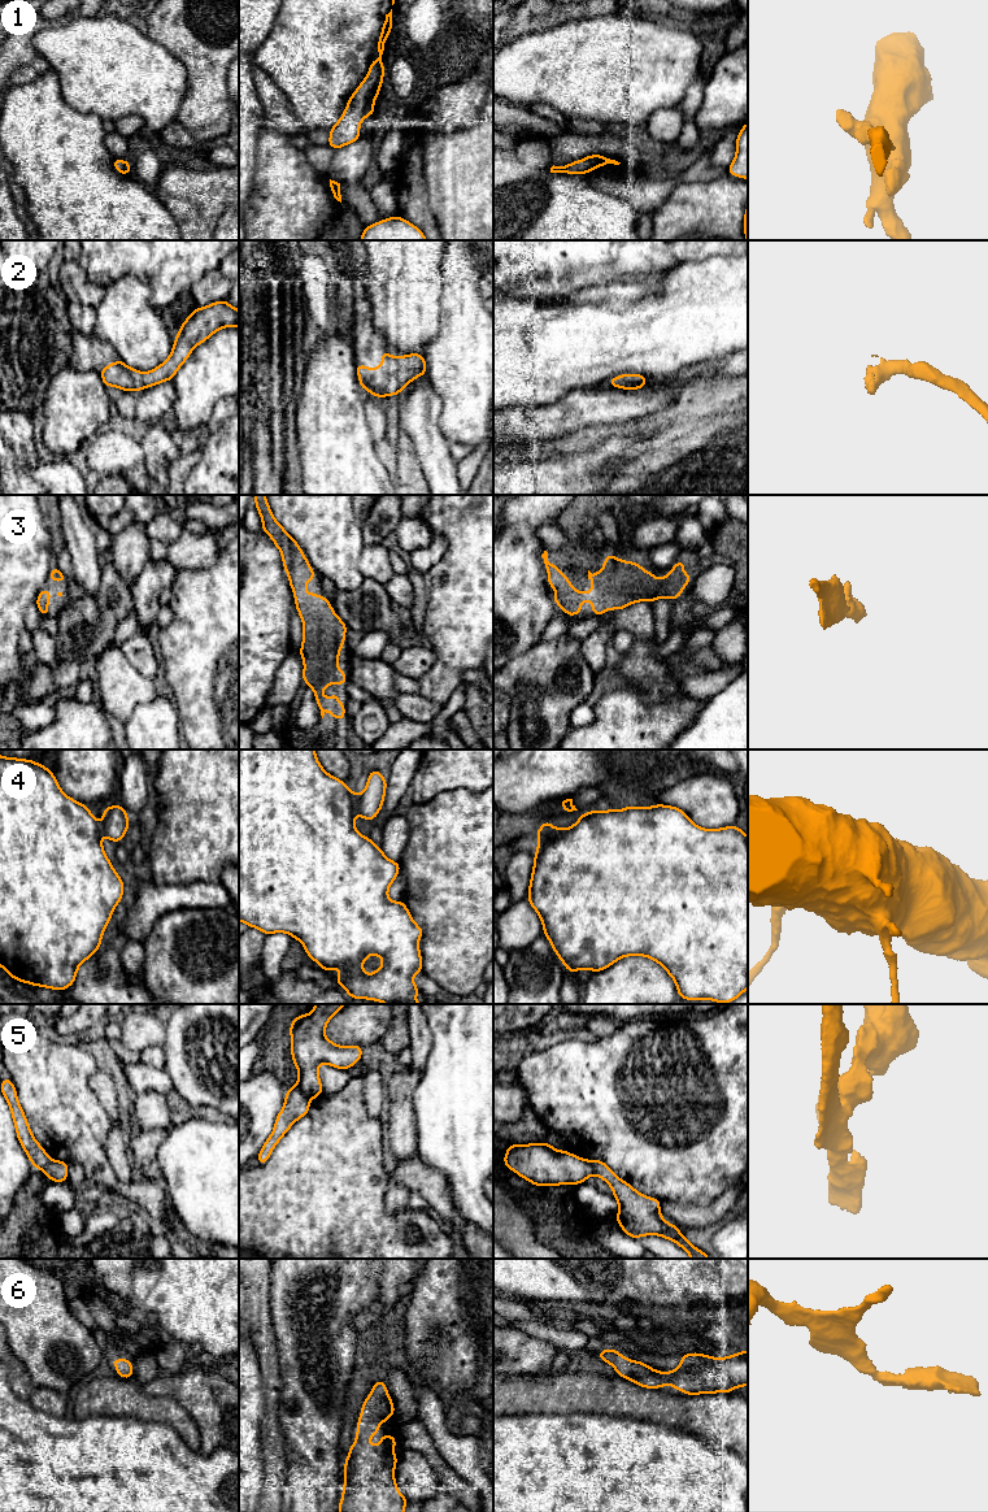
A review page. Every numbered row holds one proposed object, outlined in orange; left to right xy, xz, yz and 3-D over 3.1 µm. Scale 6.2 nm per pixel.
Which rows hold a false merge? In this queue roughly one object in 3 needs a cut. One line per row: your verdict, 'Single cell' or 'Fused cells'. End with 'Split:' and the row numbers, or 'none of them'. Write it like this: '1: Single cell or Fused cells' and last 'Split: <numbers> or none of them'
1: Single cell
2: Single cell
3: Single cell
4: Fused cells
5: Fused cells
6: Single cell
Split: 4, 5

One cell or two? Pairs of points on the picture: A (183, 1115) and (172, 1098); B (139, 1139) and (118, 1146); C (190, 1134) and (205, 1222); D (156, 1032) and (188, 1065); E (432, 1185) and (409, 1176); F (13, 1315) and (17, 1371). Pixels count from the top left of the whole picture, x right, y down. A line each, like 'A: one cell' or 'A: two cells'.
A: one cell
B: two cells
C: one cell
D: two cells
E: one cell
F: two cells

